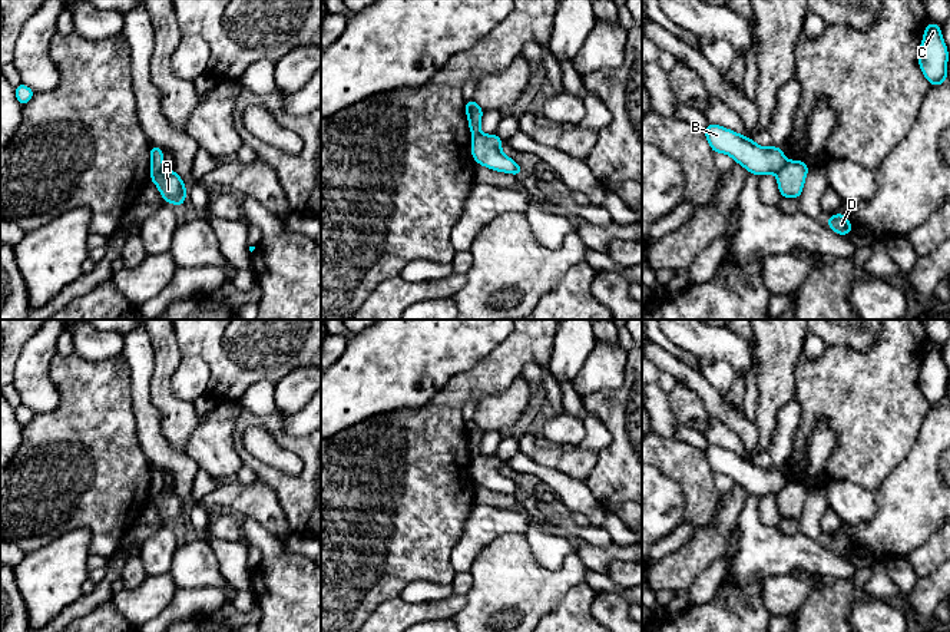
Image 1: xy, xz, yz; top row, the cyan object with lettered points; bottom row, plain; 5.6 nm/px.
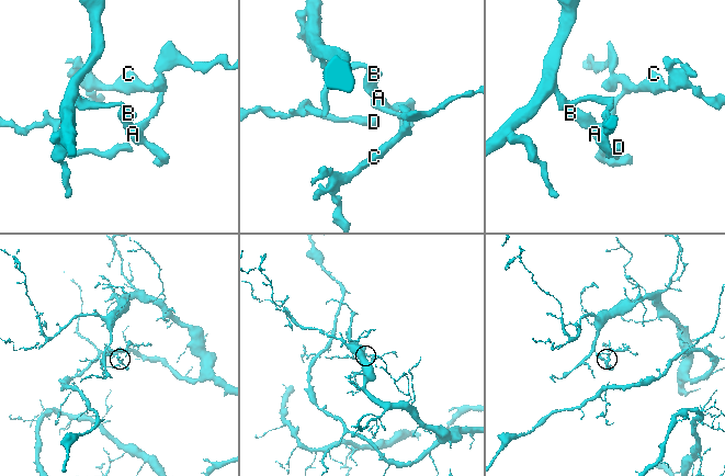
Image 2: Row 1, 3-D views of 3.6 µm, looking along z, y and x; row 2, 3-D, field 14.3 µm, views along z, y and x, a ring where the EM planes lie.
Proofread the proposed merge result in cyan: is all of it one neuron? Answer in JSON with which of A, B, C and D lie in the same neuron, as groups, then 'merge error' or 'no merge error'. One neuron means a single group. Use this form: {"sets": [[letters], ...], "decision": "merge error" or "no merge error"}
{"sets": [["A", "C"], ["B", "D"]], "decision": "merge error"}

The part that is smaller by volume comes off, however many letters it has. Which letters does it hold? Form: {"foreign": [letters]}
{"foreign": ["A", "C"]}

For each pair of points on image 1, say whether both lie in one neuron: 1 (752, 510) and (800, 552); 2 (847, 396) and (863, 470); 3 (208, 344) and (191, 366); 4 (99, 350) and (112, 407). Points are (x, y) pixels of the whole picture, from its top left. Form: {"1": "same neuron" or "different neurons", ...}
{"1": "same neuron", "2": "same neuron", "3": "different neurons", "4": "different neurons"}

